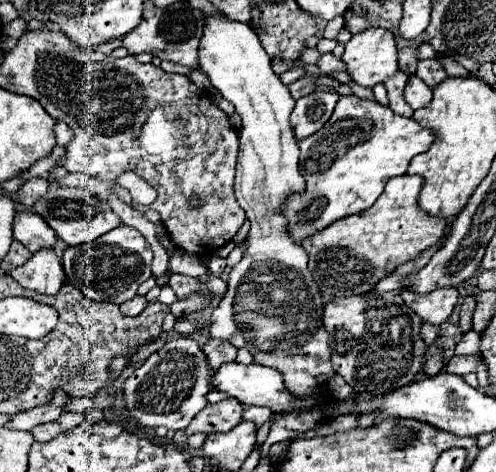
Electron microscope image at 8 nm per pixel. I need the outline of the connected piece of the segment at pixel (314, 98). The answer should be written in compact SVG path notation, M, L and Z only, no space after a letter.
M315 91L307 97L301 97L291 113L291 125L297 139L305 139L319 131L331 117L339 95L331 91Z

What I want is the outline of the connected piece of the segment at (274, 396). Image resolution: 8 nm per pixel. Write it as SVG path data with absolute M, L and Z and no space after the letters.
M223 363L217 371L211 373L211 387L217 391L227 393L229 397L237 399L243 405L261 405L269 407L275 413L289 413L289 411L299 411L305 407L311 407L315 401L313 399L295 399L283 385L283 375L271 367L265 365L241 365L241 363Z

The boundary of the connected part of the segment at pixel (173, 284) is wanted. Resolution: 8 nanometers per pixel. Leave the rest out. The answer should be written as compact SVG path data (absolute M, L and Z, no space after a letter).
M173 275L171 281L169 281L169 287L175 291L175 295L179 299L183 299L183 297L195 293L201 287L201 283L199 283L199 279L193 279L193 277L187 277L187 275Z

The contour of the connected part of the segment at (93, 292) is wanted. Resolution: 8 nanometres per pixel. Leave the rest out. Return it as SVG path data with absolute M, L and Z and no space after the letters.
M123 223L101 235L97 241L69 247L63 253L63 269L67 273L67 281L73 287L79 287L79 291L83 291L83 295L89 299L109 301L115 305L121 305L137 295L137 287L151 277L151 261L153 251L145 237L137 229Z

